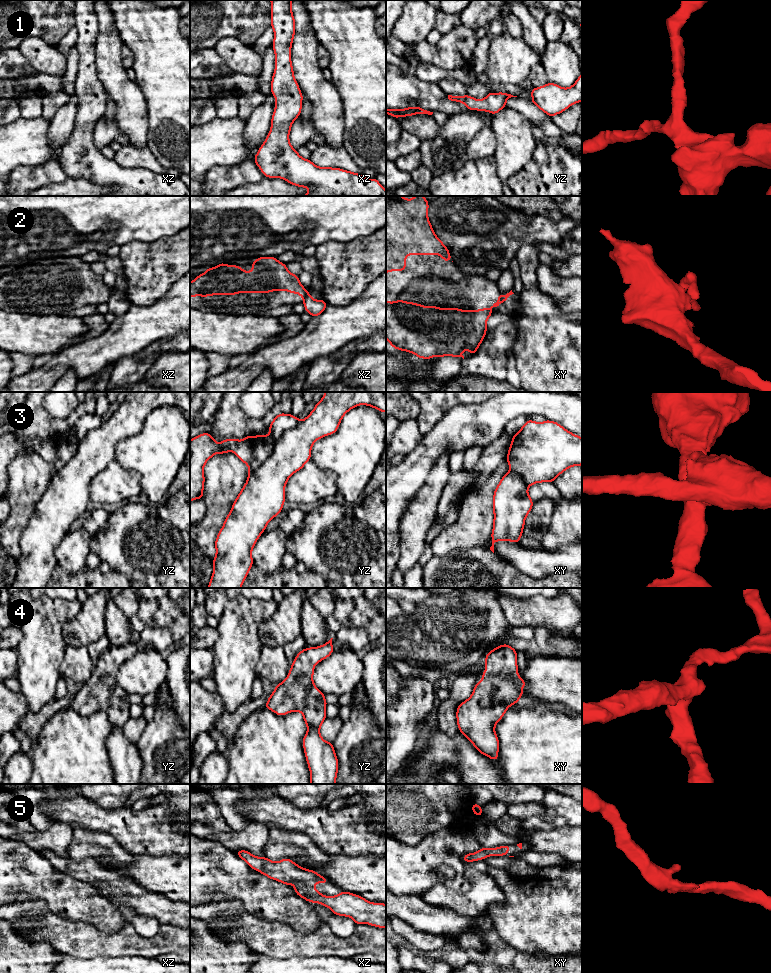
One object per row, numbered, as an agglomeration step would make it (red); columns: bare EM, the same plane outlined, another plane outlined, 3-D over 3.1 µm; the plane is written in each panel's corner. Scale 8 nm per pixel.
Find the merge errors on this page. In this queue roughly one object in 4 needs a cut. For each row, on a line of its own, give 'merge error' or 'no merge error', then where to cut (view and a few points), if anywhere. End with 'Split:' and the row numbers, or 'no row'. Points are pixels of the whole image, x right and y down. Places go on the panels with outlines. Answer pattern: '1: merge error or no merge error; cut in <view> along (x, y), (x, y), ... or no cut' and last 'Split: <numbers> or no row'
1: no merge error; no cut
2: merge error; cut in xz along (309, 295), (303, 301)
3: merge error; cut in yz along (299, 420), (280, 437), (272, 453), (247, 479)
4: no merge error; no cut
5: no merge error; no cut
Split: 2, 3

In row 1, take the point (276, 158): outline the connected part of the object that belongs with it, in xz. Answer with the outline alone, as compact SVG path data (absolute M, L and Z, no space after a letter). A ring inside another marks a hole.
M270 0L271 1L271 27L274 31L274 40L272 48L275 52L275 70L271 81L271 94L275 98L275 109L271 119L271 129L267 135L266 140L259 148L254 157L256 165L259 167L265 177L281 178L288 183L309 188L310 191L304 196L386 196L386 190L381 186L380 182L374 178L365 178L359 173L353 173L340 168L319 167L312 163L309 159L302 158L297 150L295 150L290 141L289 134L292 123L298 118L302 110L303 95L300 91L299 85L294 77L293 66L291 62L291 47L295 35L295 19L292 13L292 0Z

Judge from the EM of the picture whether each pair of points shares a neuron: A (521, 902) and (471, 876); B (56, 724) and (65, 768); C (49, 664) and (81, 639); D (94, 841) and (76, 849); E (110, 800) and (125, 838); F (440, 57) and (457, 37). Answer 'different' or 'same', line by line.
A: different
B: same
C: different
D: same
E: different
F: same

